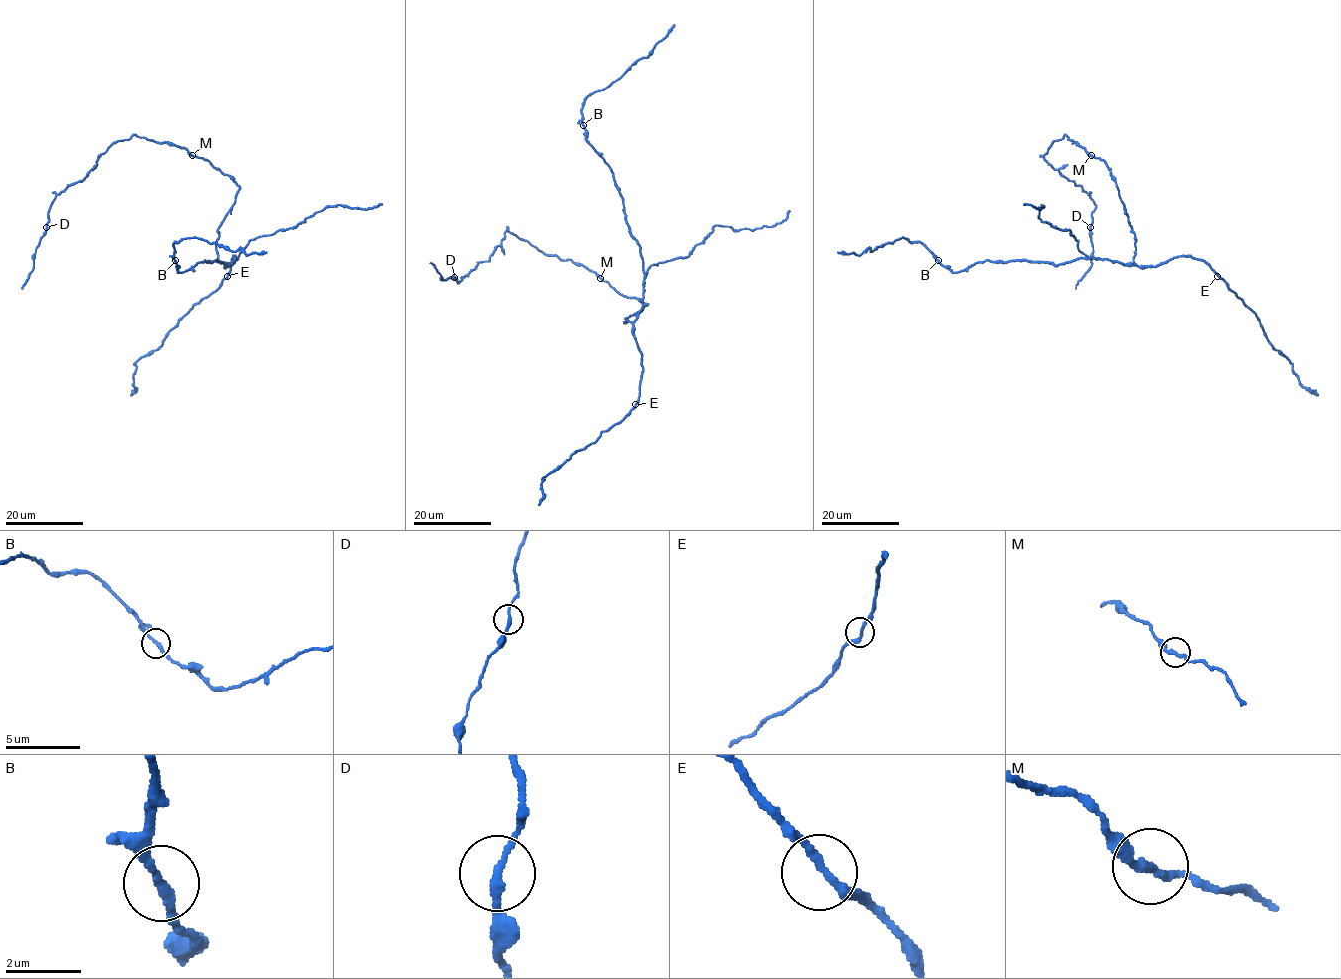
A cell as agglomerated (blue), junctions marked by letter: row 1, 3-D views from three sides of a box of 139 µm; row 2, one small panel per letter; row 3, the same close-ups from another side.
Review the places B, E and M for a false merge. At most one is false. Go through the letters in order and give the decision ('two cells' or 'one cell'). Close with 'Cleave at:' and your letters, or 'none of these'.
B: one cell
E: one cell
M: one cell
Cleave at: none of these

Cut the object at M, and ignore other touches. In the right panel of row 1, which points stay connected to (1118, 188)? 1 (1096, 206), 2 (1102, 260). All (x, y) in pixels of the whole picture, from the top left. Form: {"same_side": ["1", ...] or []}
{"same_side": ["2"]}

